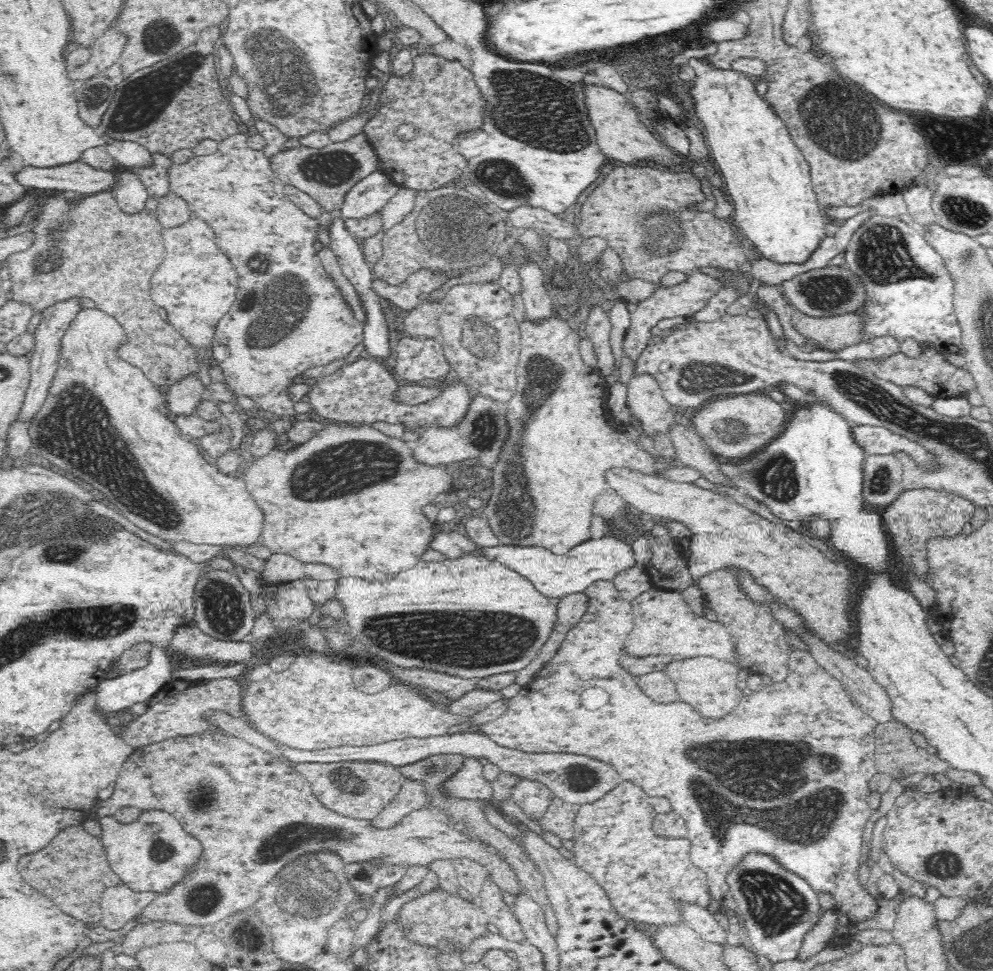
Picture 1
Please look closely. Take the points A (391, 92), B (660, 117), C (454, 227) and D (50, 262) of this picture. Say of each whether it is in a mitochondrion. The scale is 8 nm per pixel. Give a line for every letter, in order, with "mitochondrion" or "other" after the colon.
A: other
B: other
C: mitochondrion
D: mitochondrion

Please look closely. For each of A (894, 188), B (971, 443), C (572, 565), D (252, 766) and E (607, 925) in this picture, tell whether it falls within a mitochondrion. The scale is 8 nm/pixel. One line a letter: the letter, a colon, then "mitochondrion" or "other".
A: other
B: mitochondrion
C: other
D: other
E: other

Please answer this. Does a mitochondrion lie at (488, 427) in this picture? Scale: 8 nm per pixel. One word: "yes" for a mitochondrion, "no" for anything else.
yes

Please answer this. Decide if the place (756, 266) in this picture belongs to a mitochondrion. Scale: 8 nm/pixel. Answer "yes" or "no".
no

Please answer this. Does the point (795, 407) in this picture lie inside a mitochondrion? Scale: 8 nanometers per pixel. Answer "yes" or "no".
no

